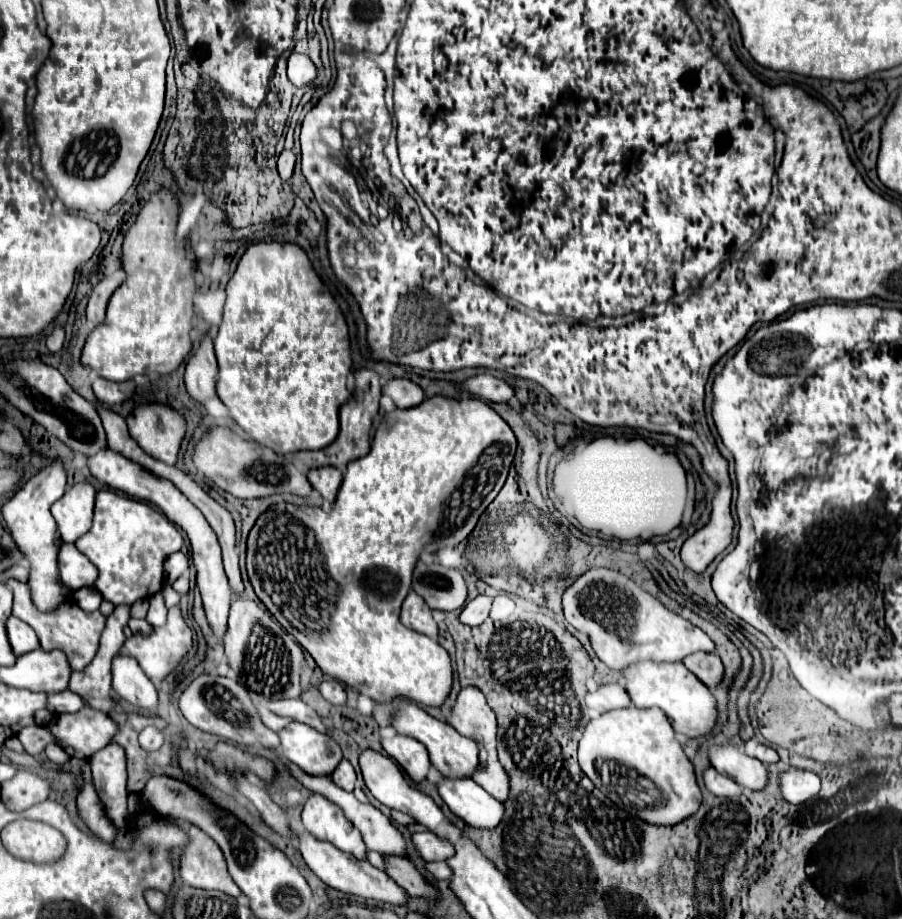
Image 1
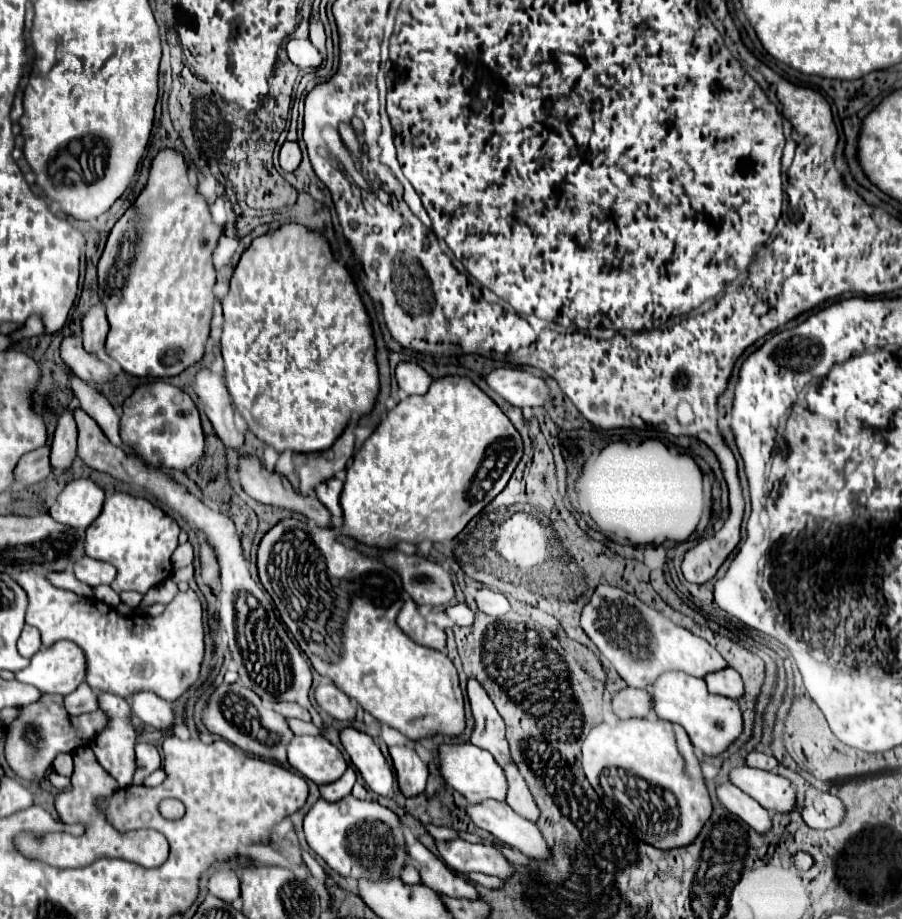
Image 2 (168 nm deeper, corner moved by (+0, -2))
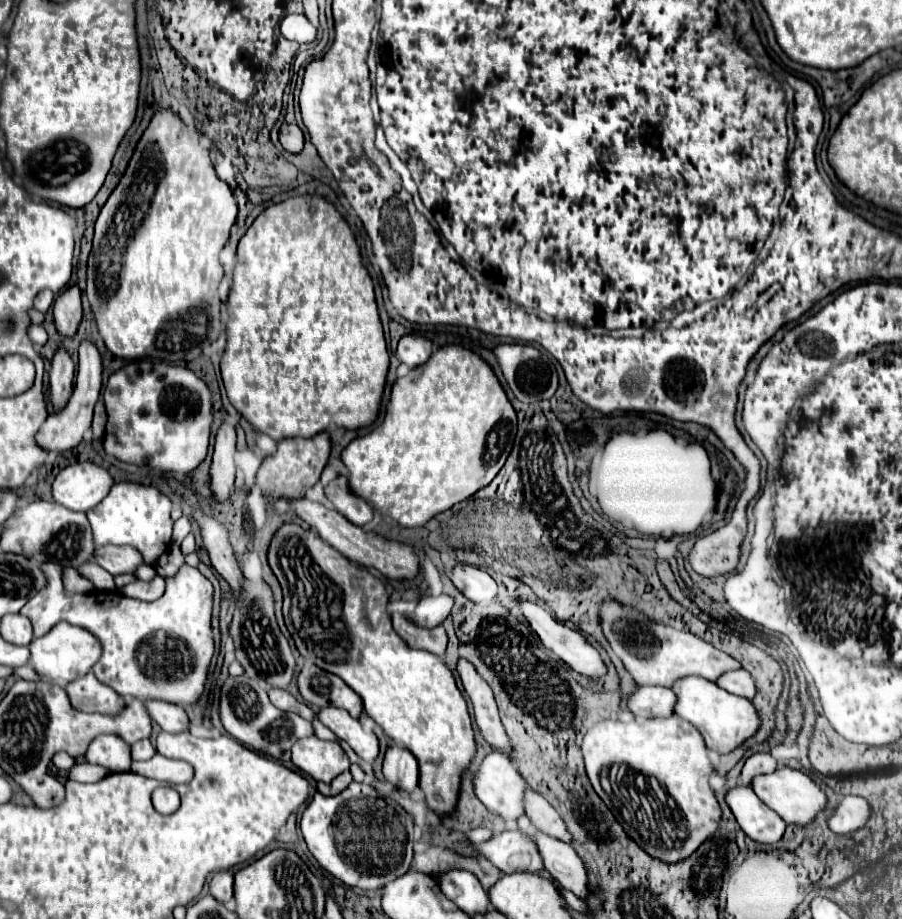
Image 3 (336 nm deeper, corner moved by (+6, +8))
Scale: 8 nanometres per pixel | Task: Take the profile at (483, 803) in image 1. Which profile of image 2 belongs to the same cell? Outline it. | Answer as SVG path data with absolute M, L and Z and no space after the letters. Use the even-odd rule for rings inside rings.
M489 799L479 805L469 805L467 813L477 827L493 833L511 849L519 849L521 853L537 861L549 861L551 847L541 835L537 823L523 819L507 803Z

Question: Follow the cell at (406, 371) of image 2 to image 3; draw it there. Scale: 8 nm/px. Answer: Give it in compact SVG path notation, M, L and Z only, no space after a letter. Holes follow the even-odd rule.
M405 335L397 345L397 357L409 369L419 367L427 363L431 357L431 341L419 335Z

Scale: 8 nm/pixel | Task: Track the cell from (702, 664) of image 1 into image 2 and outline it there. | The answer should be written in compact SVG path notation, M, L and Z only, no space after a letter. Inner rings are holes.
M727 667L725 671L719 671L715 675L707 675L705 681L707 681L709 691L715 693L715 695L725 695L725 697L731 697L731 699L741 699L745 695L743 679L731 667Z

